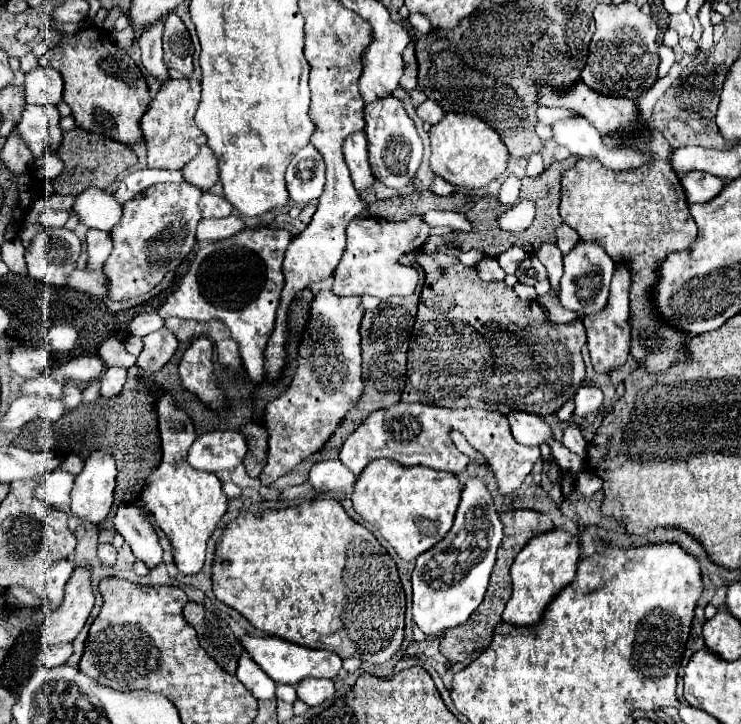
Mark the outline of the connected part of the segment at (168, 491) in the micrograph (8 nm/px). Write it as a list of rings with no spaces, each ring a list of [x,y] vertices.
[[[161,396],[157,402],[159,412],[159,432],[163,444],[163,460],[159,468],[149,476],[143,488],[143,502],[153,508],[153,518],[157,526],[167,534],[173,546],[173,560],[179,572],[197,574],[205,562],[207,540],[217,528],[219,520],[227,512],[227,496],[223,494],[221,480],[211,472],[197,472],[189,468],[187,450],[197,438],[191,418],[187,412],[175,406],[171,396]]]

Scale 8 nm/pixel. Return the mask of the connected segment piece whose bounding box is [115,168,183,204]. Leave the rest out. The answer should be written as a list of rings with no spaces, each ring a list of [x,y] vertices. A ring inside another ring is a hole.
[[[145,168],[145,170],[131,170],[129,176],[121,178],[119,188],[115,192],[115,198],[125,204],[127,200],[131,200],[135,194],[139,194],[143,188],[149,188],[153,184],[159,182],[183,182],[183,176],[179,170],[153,170],[153,168]]]

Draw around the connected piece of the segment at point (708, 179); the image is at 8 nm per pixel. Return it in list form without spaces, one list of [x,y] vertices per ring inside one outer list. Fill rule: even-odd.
[[[689,172],[689,176],[685,176],[685,180],[681,180],[681,184],[685,188],[689,204],[713,200],[725,186],[725,182],[721,178],[709,176],[705,172]]]

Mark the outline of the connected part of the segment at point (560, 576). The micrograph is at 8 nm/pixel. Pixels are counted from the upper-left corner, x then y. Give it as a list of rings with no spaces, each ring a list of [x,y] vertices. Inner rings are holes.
[[[551,530],[535,536],[515,558],[511,566],[513,594],[503,610],[503,622],[513,626],[533,626],[539,624],[551,600],[573,582],[579,562],[579,546],[575,536],[565,530]]]

